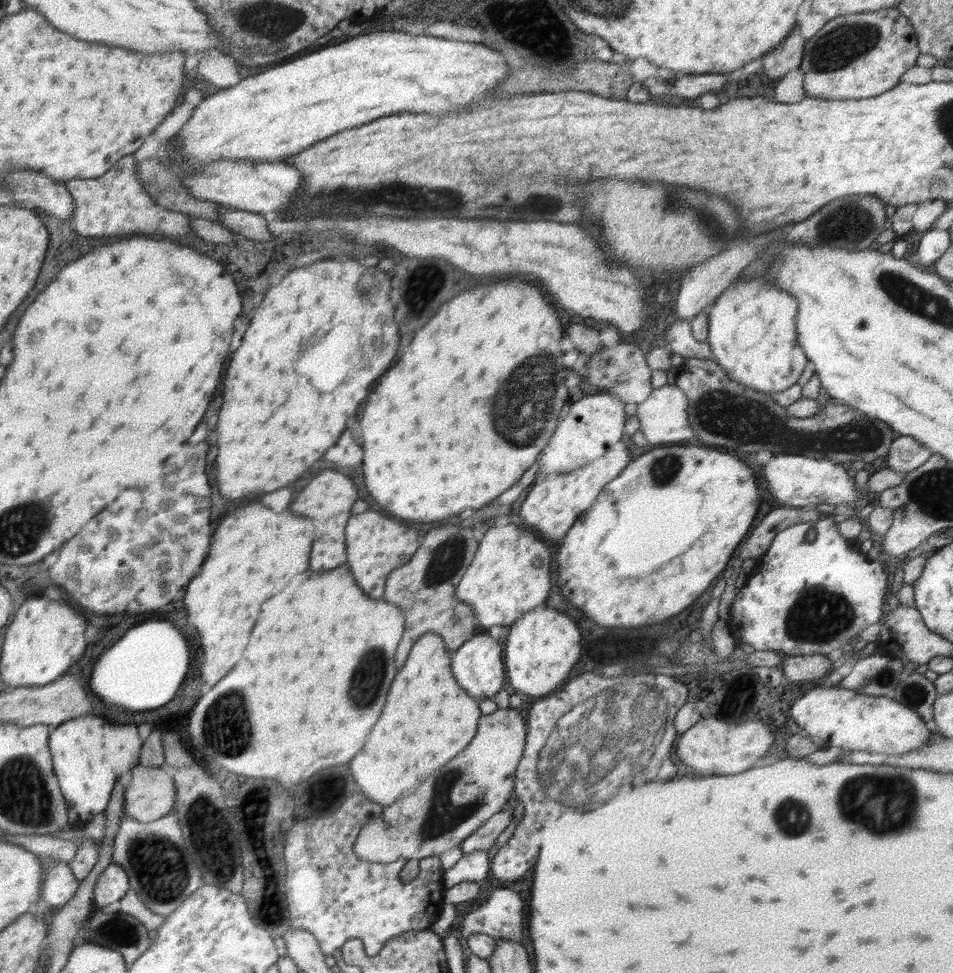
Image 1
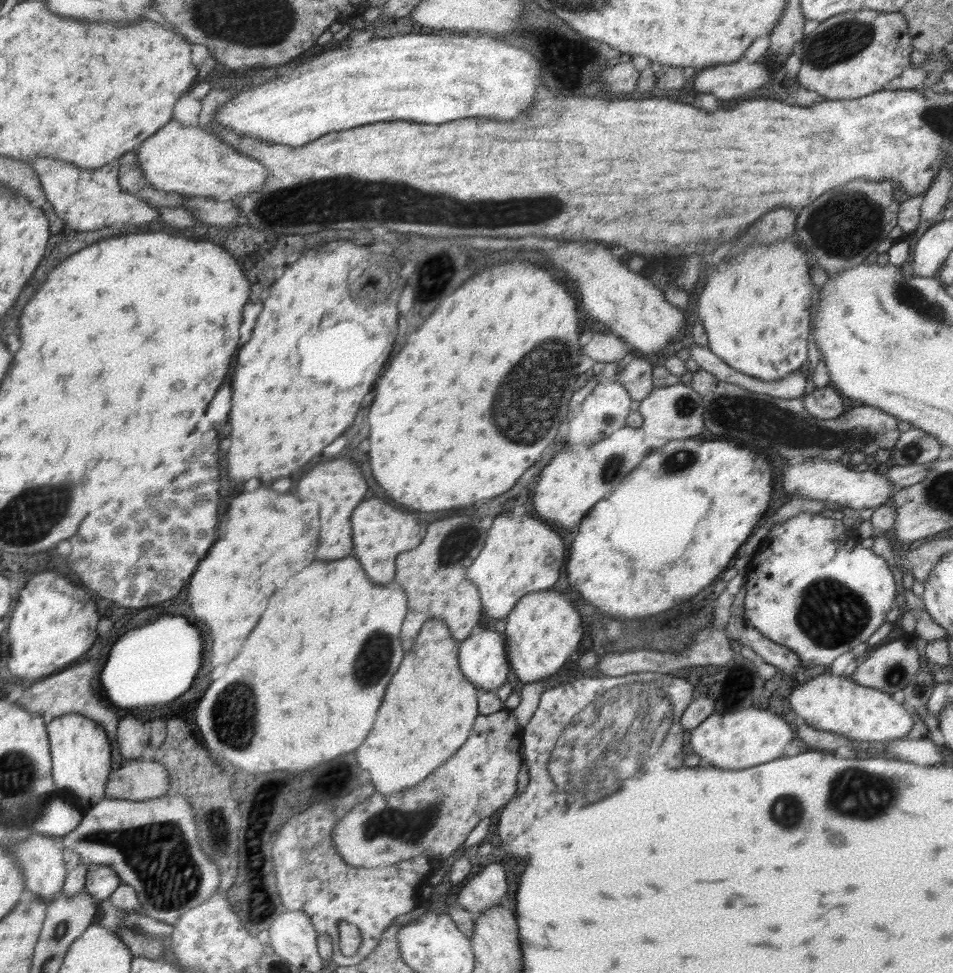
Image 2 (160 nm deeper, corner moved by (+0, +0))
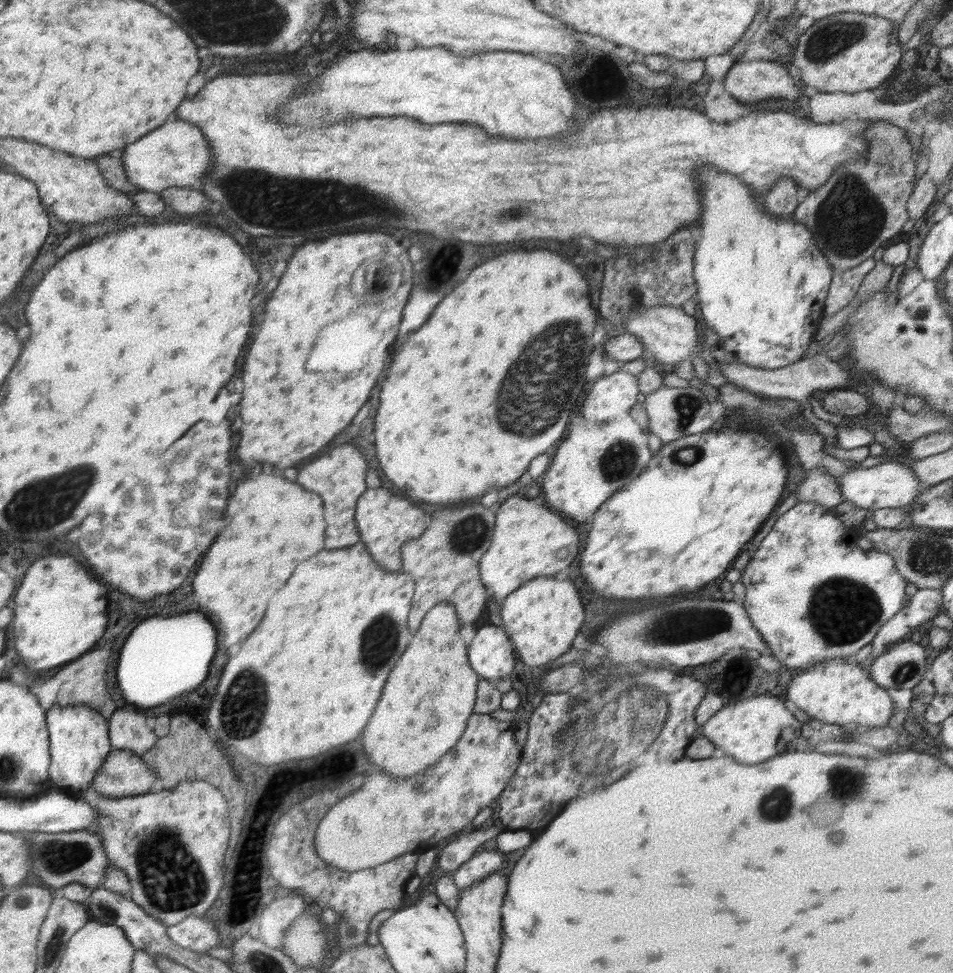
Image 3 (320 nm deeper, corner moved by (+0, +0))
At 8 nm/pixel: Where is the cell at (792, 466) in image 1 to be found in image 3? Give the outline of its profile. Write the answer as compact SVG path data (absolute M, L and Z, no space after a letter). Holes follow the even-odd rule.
M887 461L871 468L856 468L842 476L839 480L843 497L863 509L880 510L881 508L900 508L905 510L912 504L924 487L914 474L908 462Z

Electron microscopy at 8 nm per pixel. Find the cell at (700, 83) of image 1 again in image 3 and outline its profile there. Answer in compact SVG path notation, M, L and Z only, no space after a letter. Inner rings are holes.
M740 60L724 77L723 88L738 102L746 104L764 98L798 100L802 90L788 73L788 66L767 60Z

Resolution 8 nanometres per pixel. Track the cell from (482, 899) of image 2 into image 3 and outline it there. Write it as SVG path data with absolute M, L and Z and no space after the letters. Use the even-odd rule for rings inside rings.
M486 845L452 872L453 881L461 892L487 874L503 868L502 853Z

